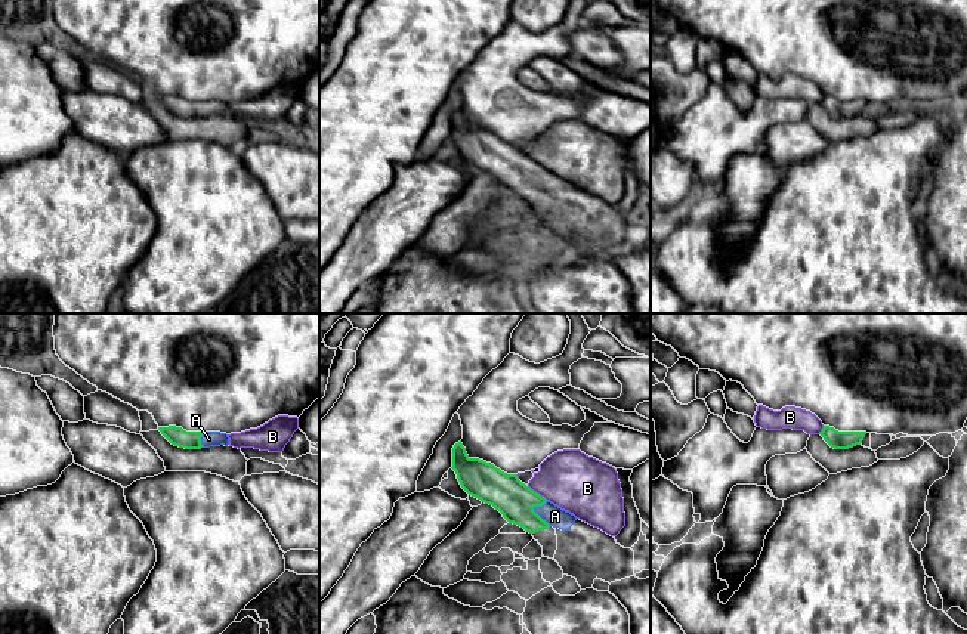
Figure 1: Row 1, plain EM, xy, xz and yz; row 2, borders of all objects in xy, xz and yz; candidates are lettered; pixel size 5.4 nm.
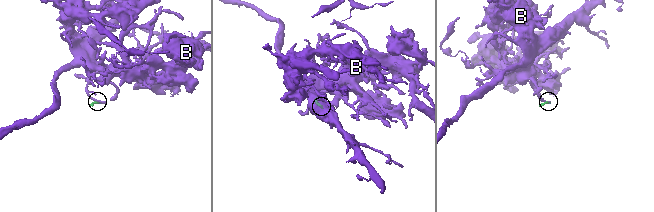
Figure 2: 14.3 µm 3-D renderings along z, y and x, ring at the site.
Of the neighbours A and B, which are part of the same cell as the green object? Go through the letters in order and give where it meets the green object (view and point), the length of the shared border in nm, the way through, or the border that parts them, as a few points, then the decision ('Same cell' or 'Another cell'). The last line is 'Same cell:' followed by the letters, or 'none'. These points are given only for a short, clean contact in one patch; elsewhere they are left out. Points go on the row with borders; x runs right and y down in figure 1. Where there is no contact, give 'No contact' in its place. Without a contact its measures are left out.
A: Touches green at xz (534, 512). Shared border 150 nm. Path across: xz (504, 492), (521, 506), (534, 512), (555, 516). Same cell
B: Touches green at xz (535, 492). Shared border 140 nm. Boundary: xz (527, 486), (547, 500). Another cell
Same cell: A

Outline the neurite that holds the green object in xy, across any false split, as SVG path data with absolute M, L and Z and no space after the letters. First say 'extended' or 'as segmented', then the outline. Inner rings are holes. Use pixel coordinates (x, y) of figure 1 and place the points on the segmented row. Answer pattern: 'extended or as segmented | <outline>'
extended | M176 426L158 427L158 430L172 445L185 449L229 445L229 434L220 432L186 432Z

